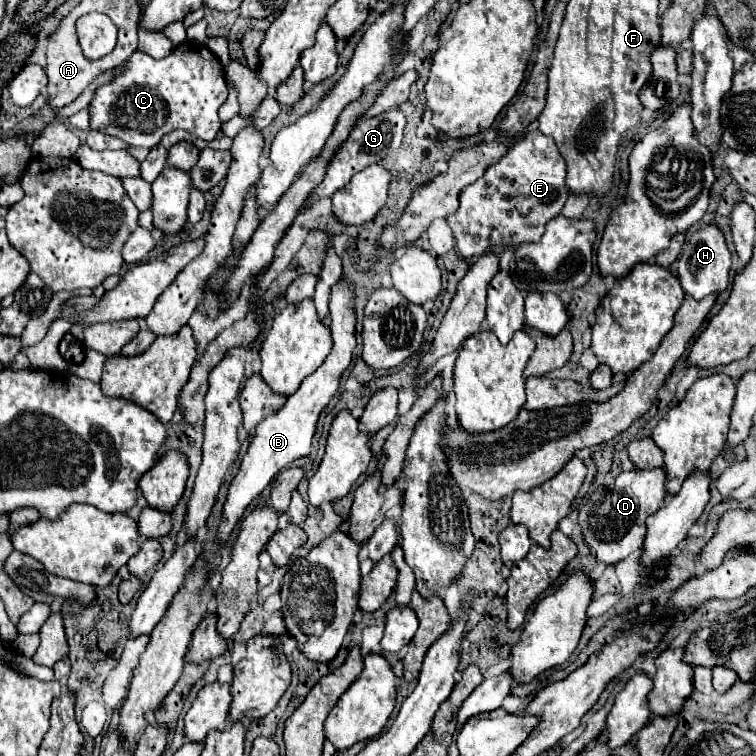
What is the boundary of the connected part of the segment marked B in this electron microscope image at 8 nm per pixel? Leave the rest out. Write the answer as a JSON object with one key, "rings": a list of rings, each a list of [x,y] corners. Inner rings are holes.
{"rings":[[[328,248],[322,272],[318,276],[314,304],[316,304],[318,316],[324,320],[328,316],[328,302],[330,302],[332,352],[326,356],[324,364],[312,376],[308,376],[292,396],[288,396],[288,400],[286,400],[282,410],[278,410],[276,414],[270,414],[262,424],[258,424],[258,428],[254,432],[254,438],[252,438],[252,444],[248,446],[248,450],[246,450],[246,454],[242,458],[240,470],[234,476],[234,480],[230,484],[230,490],[228,490],[228,498],[224,502],[222,522],[220,522],[220,528],[218,528],[218,540],[220,542],[228,542],[230,540],[230,534],[236,528],[238,520],[242,518],[244,510],[260,496],[260,492],[272,482],[272,478],[280,470],[292,466],[298,458],[304,458],[304,456],[310,454],[310,444],[312,444],[312,436],[314,436],[314,430],[316,430],[318,416],[324,410],[324,406],[330,402],[330,398],[338,392],[340,376],[350,366],[352,350],[356,346],[356,338],[354,338],[356,320],[354,320],[354,310],[352,310],[354,288],[348,286],[346,280],[340,280],[340,276],[342,276],[342,260],[336,256],[336,252],[332,248]]]}

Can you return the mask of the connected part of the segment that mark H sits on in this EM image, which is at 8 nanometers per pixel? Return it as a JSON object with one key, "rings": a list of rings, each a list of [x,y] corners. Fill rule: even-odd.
{"rings":[[[714,224],[696,230],[686,240],[678,260],[678,276],[682,280],[682,288],[688,298],[702,300],[708,294],[722,294],[728,286],[728,270],[730,270],[730,252],[726,248],[722,232]]]}

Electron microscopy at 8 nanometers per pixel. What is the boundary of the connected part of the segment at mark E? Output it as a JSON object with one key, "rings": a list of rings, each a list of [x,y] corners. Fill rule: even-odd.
{"rings":[[[538,130],[524,134],[480,180],[460,192],[458,212],[446,218],[454,232],[458,254],[472,260],[502,246],[540,240],[546,222],[560,214],[568,196],[566,164],[554,140]]]}

